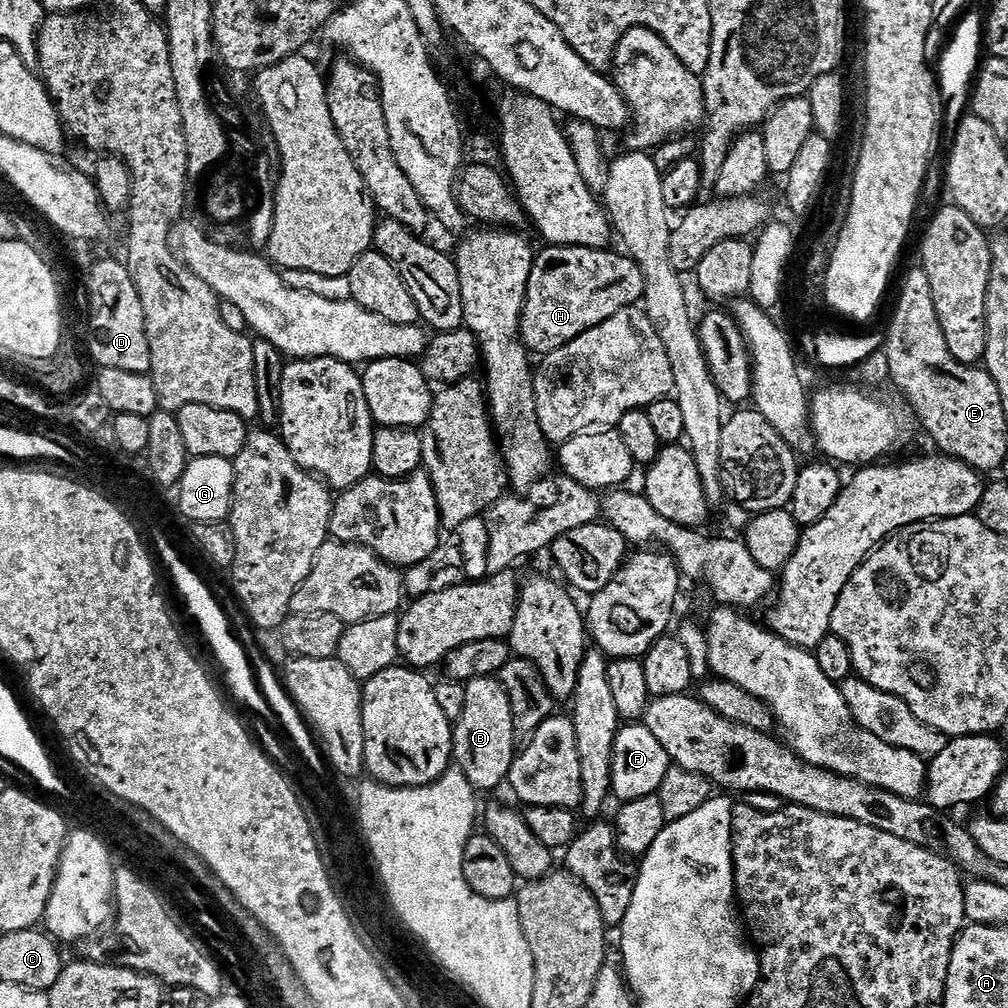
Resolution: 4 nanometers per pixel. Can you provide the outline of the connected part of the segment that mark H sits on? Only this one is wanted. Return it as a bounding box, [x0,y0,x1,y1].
[520,247,644,358]

